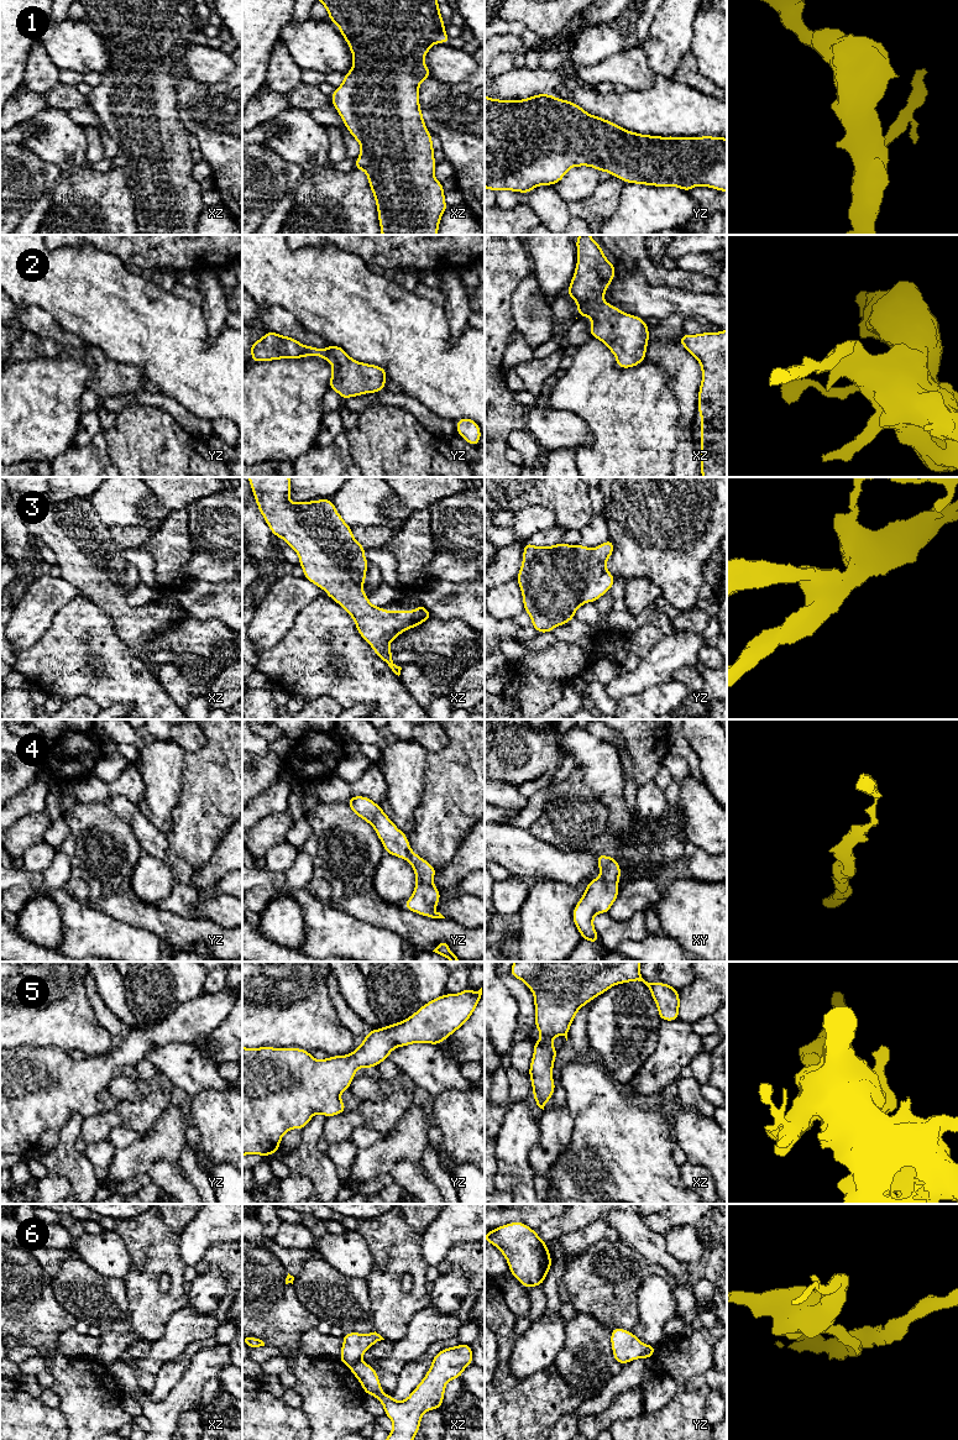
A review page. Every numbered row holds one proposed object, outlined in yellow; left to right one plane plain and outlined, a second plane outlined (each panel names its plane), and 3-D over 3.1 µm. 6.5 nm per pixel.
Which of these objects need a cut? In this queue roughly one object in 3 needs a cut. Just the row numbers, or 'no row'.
6

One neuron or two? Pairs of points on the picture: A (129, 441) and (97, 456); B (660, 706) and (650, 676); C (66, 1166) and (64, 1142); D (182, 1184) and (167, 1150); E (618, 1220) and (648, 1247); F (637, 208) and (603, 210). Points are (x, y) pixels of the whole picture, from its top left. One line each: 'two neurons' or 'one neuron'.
A: two neurons
B: two neurons
C: one neuron
D: two neurons
E: one neuron
F: two neurons

